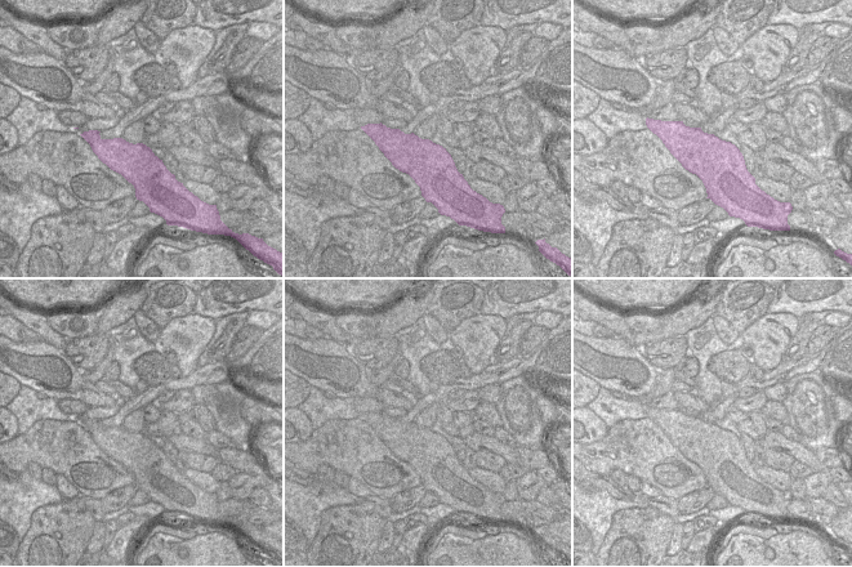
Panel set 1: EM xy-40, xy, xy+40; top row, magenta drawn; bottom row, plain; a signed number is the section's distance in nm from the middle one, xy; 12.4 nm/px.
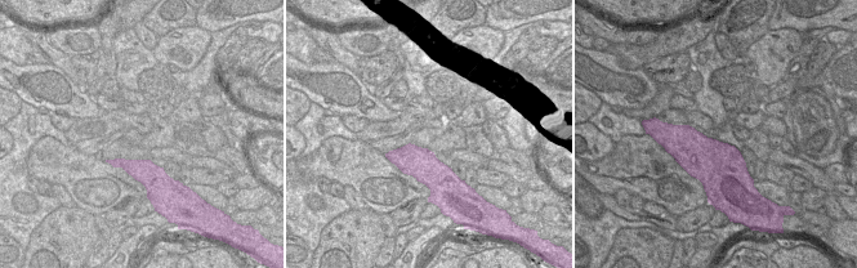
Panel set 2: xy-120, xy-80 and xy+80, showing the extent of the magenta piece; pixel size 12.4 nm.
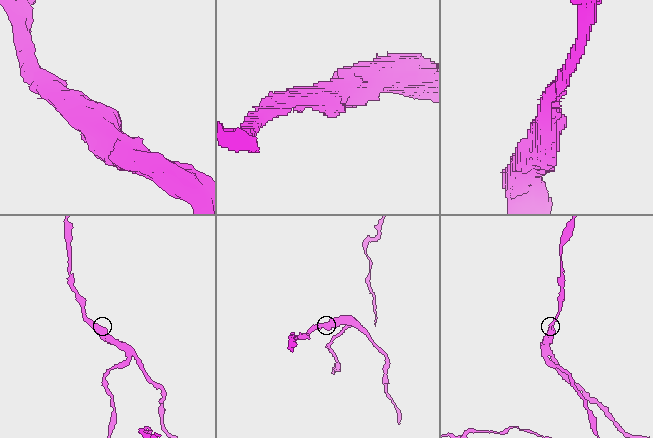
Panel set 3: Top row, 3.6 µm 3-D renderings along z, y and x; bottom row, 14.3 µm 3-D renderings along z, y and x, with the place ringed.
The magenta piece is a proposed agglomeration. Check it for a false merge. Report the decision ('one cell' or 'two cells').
two cells

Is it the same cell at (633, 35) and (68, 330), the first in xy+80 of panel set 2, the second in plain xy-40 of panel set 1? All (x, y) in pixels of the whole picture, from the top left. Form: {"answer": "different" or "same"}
{"answer": "same"}

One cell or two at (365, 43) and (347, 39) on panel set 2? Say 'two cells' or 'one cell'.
one cell

